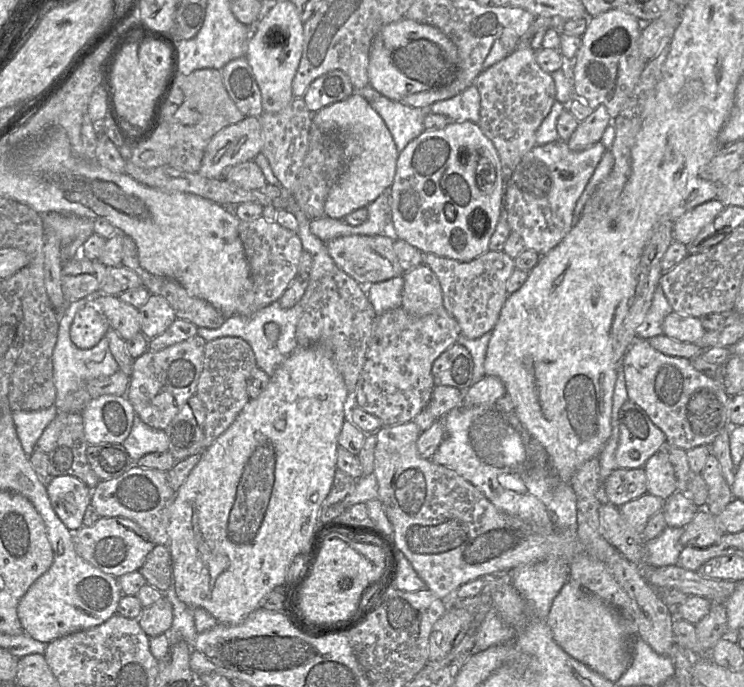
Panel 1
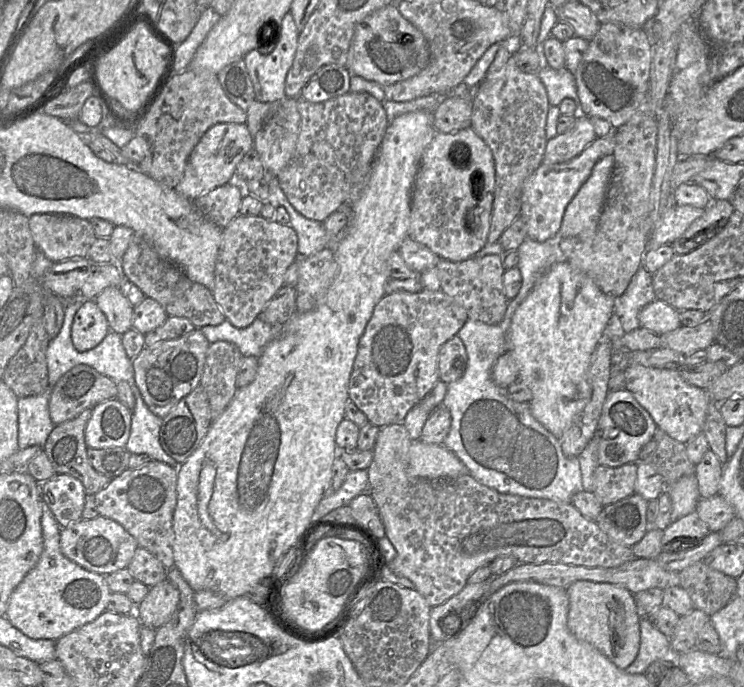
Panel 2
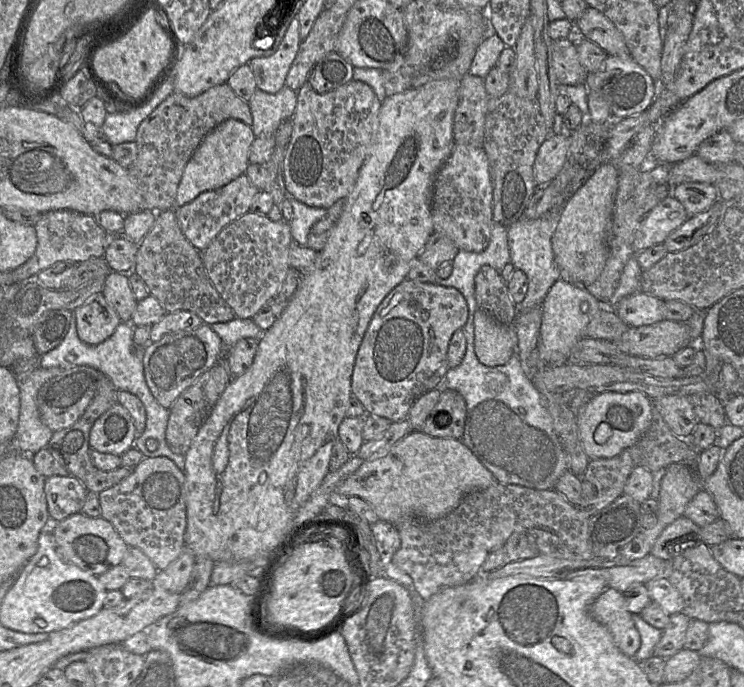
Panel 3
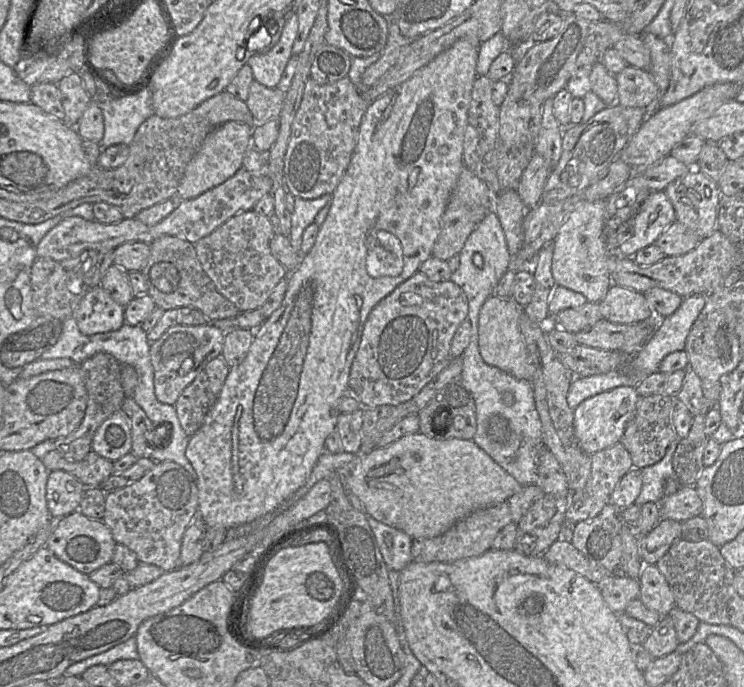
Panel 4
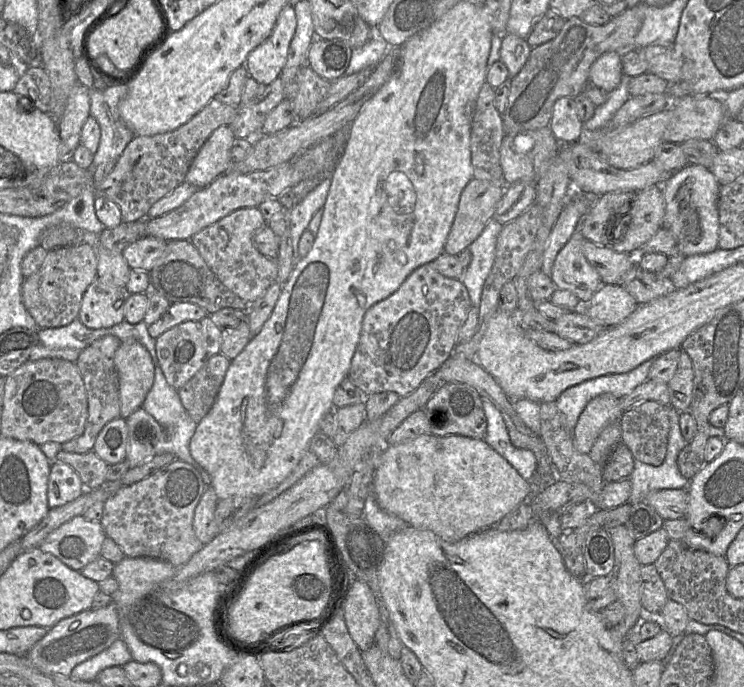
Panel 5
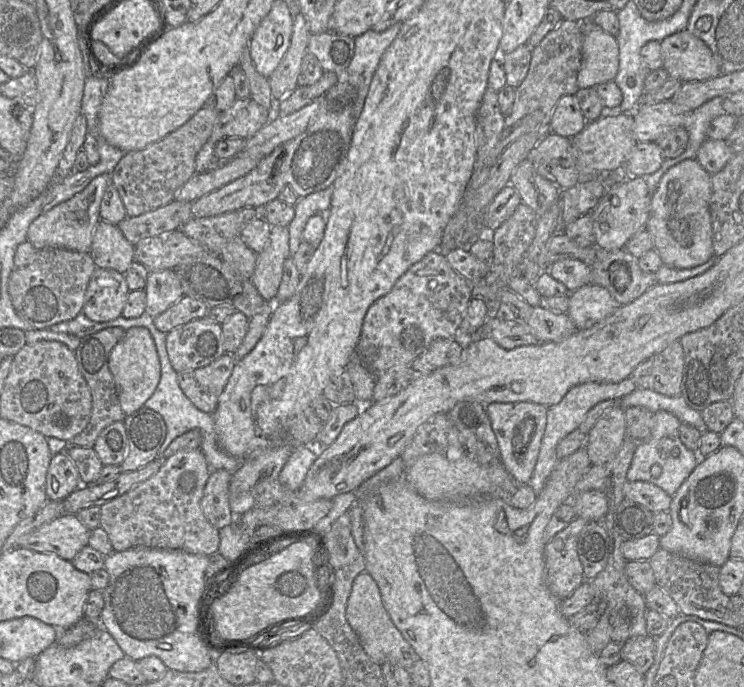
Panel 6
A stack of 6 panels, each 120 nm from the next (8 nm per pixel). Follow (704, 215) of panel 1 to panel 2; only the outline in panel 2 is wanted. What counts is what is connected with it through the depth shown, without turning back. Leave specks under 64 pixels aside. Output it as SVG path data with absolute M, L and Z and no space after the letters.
M673 204L663 214L660 224L653 228L647 249L657 249L660 246L672 244L703 213L702 208Z

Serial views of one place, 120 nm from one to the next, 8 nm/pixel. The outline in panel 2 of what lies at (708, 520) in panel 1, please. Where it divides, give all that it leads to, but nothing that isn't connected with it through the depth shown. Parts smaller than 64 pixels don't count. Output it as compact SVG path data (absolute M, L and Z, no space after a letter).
M692 511L686 516L671 522L663 530L661 539L662 552L669 551L671 553L674 551L680 552L686 548L692 549L697 545L697 541L701 542L709 533L710 530L707 525L695 511Z

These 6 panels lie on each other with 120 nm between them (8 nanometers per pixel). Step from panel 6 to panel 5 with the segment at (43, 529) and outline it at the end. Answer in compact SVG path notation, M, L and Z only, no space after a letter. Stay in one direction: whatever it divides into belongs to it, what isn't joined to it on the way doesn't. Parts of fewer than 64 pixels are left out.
M76 516L51 532L37 548L80 572L100 557L105 538L106 534L99 522Z

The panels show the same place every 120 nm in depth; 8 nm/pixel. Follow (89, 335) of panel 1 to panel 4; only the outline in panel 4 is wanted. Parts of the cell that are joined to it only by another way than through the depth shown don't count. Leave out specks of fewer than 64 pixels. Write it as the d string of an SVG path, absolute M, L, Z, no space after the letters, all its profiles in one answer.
M100 285L87 291L72 316L82 334L94 335L118 330L125 323L124 308Z

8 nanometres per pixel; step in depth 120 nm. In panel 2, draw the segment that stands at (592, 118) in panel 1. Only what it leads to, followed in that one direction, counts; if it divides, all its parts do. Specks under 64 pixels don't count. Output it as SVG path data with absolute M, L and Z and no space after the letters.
M578 112L576 122L564 134L547 141L542 163L564 163L580 155L596 138L589 116Z

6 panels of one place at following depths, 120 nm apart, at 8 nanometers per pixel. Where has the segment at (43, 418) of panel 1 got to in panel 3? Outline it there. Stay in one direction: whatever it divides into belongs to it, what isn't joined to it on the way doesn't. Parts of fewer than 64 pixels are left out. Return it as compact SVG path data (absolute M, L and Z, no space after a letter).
M39 367L24 382L19 384L20 412L17 430L10 443L10 446L14 449L14 452L12 453L31 456L39 450L47 447L53 432L41 421L37 407L37 395L39 389L47 381L59 375L62 371L63 369L58 367L49 369Z

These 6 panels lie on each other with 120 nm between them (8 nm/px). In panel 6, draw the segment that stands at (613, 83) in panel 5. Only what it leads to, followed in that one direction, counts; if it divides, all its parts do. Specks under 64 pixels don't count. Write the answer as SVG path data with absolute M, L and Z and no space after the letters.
M593 20L584 22L582 65L577 83L580 89L613 81L619 71L617 37L603 30Z

